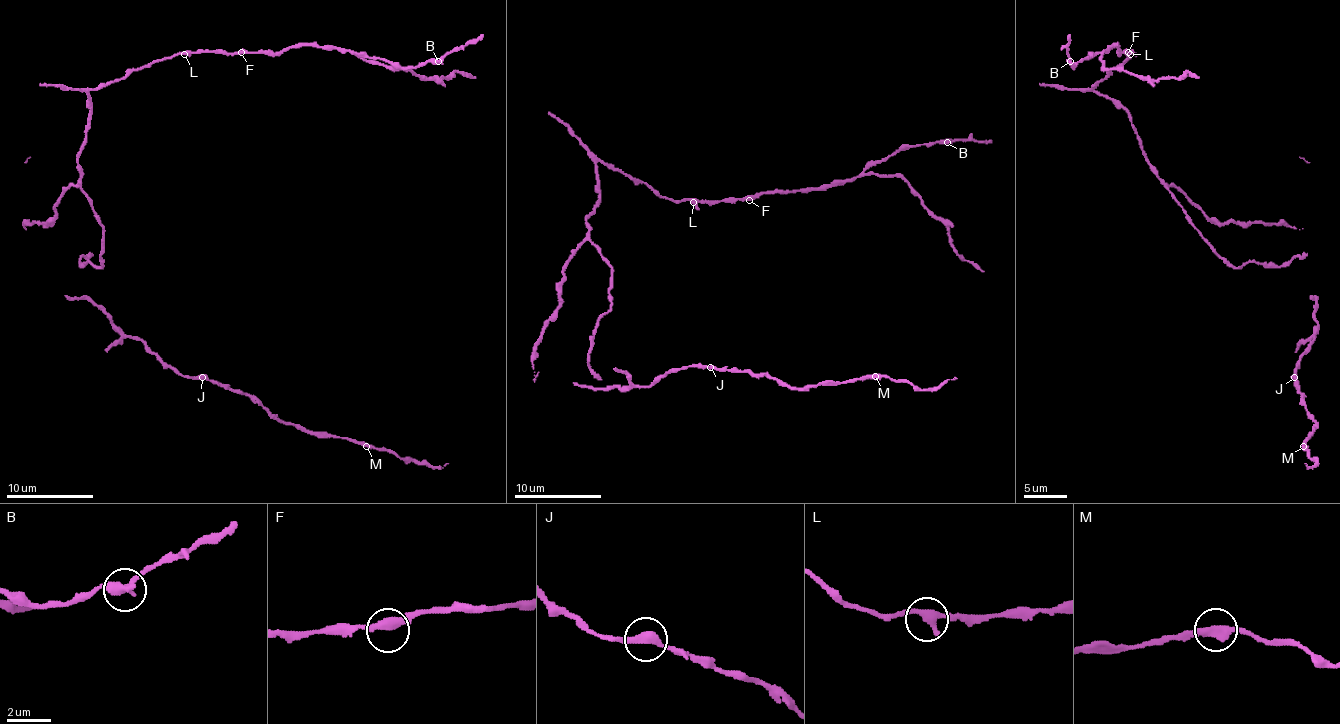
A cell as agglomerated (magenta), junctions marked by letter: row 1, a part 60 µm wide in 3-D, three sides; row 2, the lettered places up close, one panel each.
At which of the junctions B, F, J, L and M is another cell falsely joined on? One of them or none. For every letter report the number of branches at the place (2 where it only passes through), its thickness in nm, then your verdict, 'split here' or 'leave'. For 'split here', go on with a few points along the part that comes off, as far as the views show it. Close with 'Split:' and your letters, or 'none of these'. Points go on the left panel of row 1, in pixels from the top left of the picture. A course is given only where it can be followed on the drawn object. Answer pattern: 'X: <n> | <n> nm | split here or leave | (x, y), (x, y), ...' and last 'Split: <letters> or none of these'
B: 2 | 360 nm | split here | (438, 61), (475, 44), (483, 35)
F: 2 | 340 nm | leave
J: 2 | 320 nm | leave
L: 2 | 320 nm | leave
M: 2 | 340 nm | leave
Split: B

